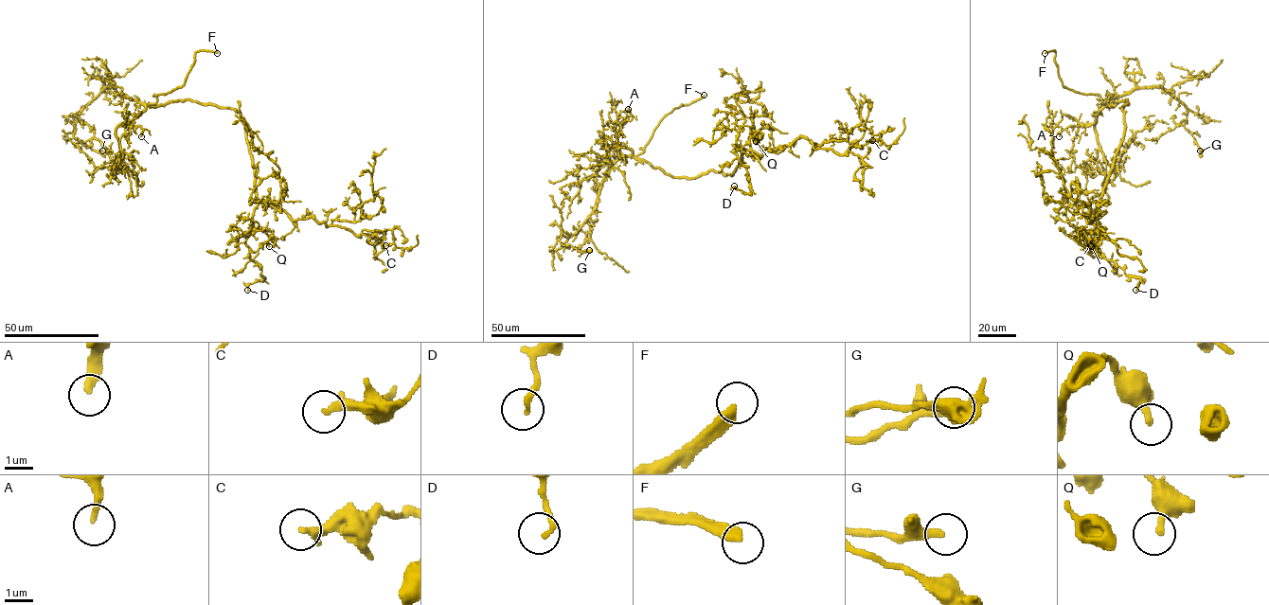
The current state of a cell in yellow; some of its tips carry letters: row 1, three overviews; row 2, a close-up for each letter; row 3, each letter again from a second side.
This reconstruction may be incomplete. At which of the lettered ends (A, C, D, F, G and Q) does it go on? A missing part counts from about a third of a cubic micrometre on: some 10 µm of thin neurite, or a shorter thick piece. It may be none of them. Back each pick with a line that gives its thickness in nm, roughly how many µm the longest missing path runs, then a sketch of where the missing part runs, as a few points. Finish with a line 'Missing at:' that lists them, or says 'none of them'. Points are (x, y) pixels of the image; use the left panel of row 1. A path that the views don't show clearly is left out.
A: calibre 280 nm; missing 15 µm
F: calibre 360 nm; missing 15 µm
Missing at: A, F

